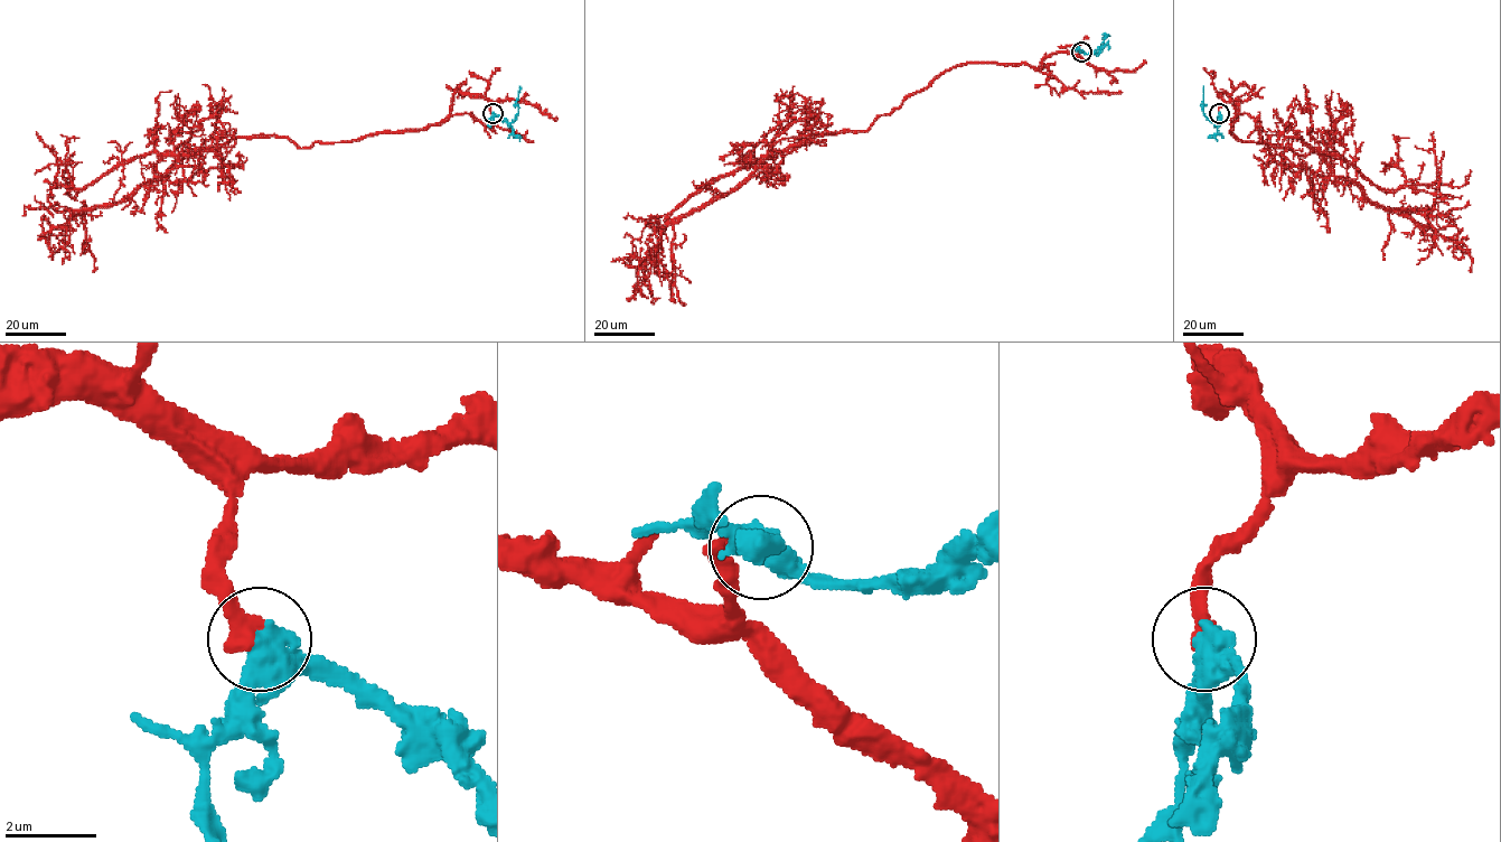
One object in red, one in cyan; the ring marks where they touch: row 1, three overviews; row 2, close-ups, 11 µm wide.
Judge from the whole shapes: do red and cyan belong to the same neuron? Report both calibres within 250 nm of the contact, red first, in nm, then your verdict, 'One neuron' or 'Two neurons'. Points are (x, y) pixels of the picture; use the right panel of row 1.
Thickness 380 nm (red) against 480 nm. One neuron

